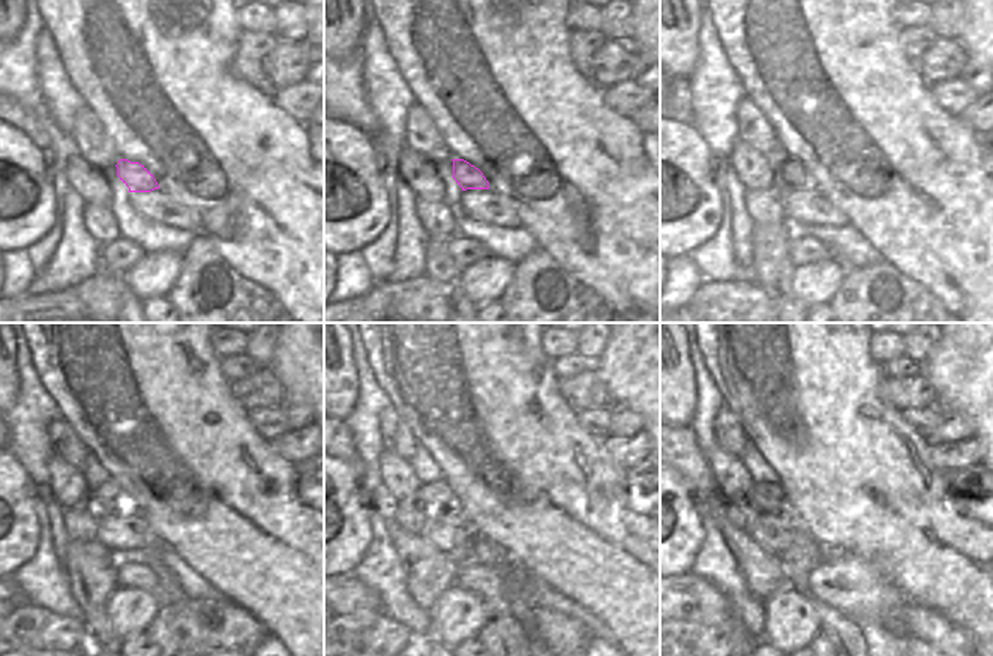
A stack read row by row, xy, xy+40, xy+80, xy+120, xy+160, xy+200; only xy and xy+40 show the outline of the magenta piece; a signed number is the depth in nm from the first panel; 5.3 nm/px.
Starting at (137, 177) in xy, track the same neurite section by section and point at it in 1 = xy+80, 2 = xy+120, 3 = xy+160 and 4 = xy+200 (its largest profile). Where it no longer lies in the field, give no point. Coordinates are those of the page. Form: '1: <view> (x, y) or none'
1: xy+80 (795, 176)
2: xy+120 (107, 500)
3: xy+160 (437, 494)
4: xy+200 (765, 497)

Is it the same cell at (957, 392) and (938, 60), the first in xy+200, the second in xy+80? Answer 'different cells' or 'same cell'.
different cells

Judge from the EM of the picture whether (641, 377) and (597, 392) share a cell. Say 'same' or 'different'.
different

